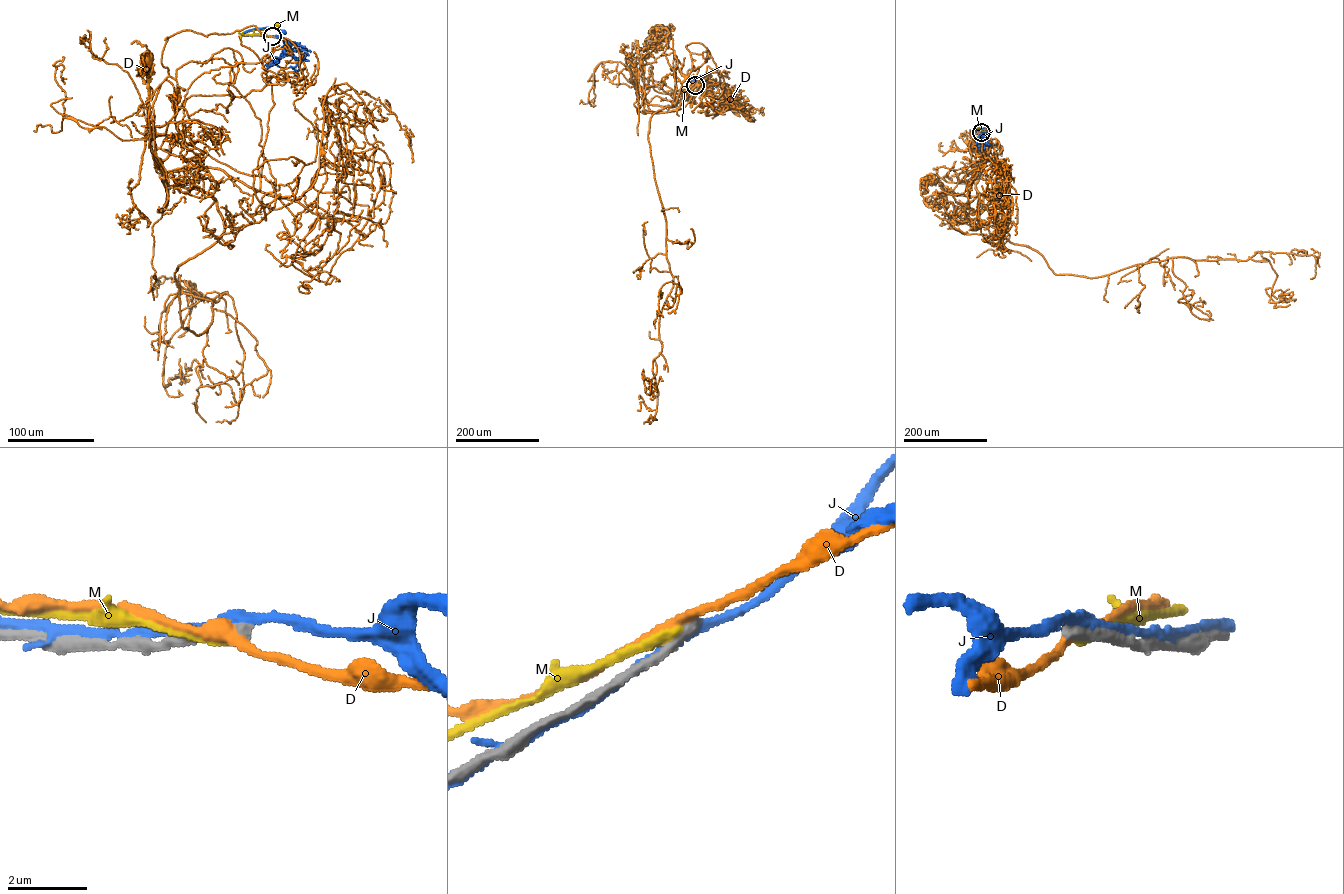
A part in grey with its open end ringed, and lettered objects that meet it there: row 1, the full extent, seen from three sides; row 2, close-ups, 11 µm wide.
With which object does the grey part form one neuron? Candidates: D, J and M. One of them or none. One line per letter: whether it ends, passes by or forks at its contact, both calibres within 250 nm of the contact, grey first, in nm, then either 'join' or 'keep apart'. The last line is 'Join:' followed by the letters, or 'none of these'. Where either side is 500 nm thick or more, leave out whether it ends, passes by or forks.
D: it passes by; 380 nm thick on the grey side, 340 nm on the other; keep apart
J: it passes by; 240 nm thick on the grey side, 200 nm on the other; keep apart
M: it ends there; 400 nm thick on the grey side, 240 nm on the other; keep apart
Join: none of these

